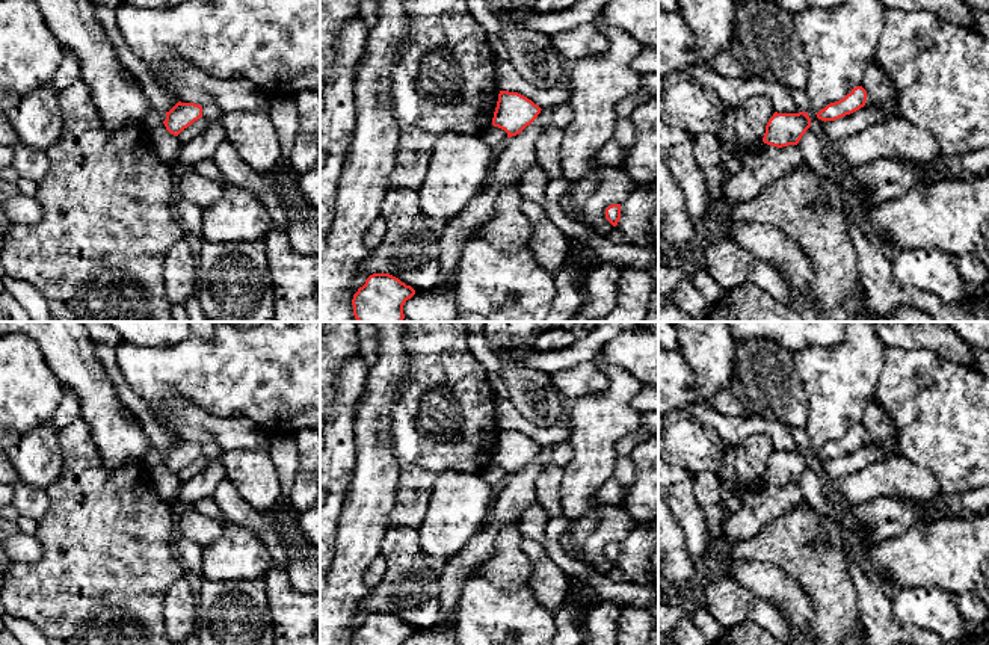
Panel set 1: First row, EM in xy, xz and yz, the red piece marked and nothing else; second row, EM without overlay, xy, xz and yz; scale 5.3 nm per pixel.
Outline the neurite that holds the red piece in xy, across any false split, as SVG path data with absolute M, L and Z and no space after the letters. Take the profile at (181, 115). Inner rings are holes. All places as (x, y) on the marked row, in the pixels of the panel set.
M178 101L169 112L166 112L163 124L171 134L178 136L199 118L202 118L202 106Z

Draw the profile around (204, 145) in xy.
M207 121L207 127L201 134L180 145L177 159L172 162L171 168L175 172L193 169L199 160L213 157L223 137L225 131L222 122Z

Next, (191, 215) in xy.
M177 198L175 210L184 227L186 236L195 243L202 239L202 208L196 204Z

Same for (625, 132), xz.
M622 118L616 124L616 130L613 133L613 139L622 145L625 151L628 151L634 142L636 128L631 118Z

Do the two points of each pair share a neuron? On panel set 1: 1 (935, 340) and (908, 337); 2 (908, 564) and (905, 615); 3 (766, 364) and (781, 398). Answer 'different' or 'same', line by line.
1: same
2: different
3: same

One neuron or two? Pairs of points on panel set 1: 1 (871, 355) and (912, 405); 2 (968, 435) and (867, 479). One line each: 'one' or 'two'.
1: two
2: two

